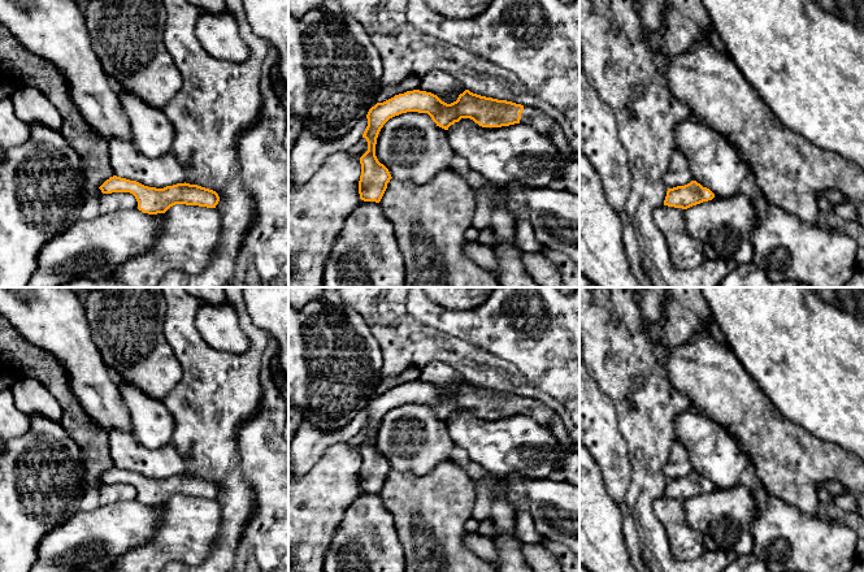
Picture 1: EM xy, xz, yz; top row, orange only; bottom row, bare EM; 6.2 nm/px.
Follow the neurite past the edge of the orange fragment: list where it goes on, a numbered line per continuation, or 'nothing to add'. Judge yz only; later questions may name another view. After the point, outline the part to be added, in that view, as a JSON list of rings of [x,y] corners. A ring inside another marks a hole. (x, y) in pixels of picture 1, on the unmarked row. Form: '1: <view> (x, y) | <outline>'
1: yz (678, 464) | [[[676,442],[673,443],[667,464],[664,465],[664,474],[668,480],[685,477],[694,472],[685,447]]]

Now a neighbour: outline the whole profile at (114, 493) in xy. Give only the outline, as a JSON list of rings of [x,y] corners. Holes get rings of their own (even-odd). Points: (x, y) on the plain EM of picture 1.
[[[112,484],[95,489],[101,504],[118,503],[138,499],[135,488],[130,484]]]

